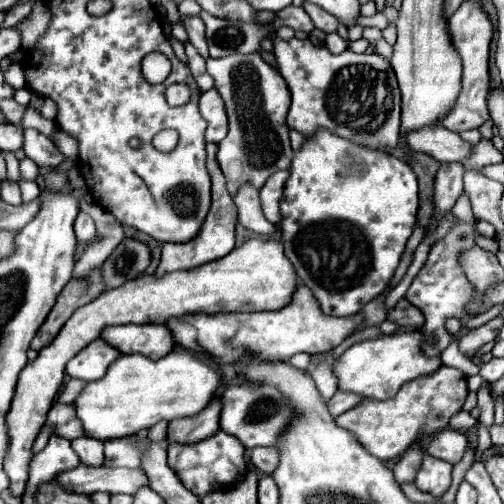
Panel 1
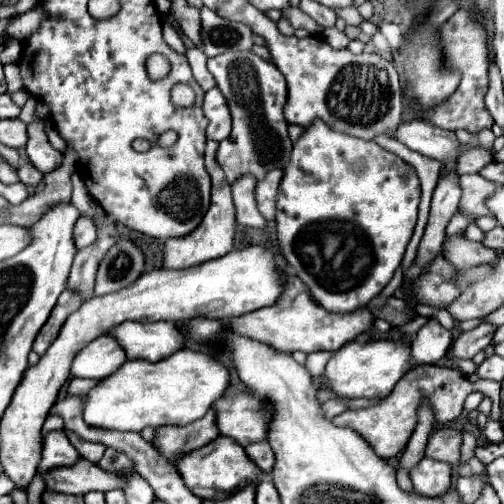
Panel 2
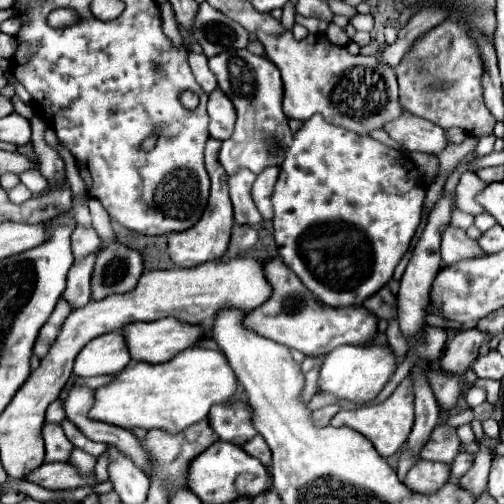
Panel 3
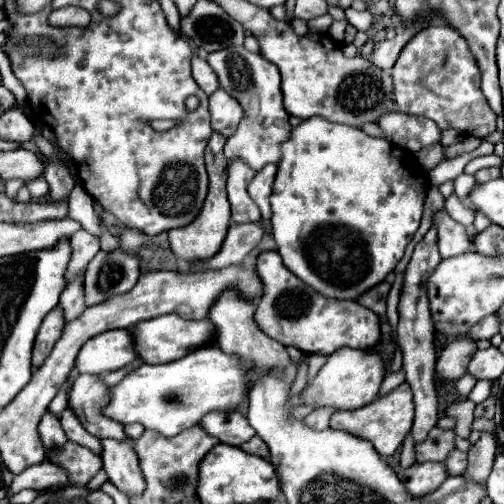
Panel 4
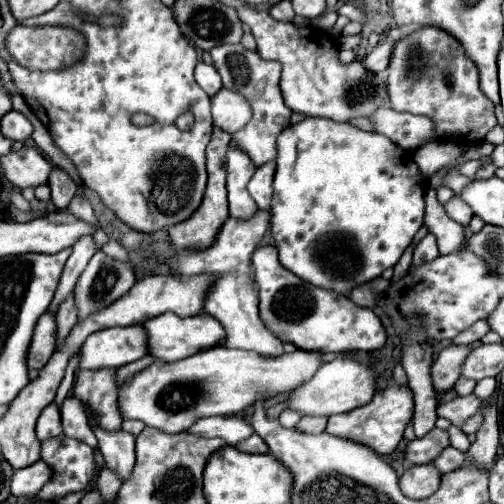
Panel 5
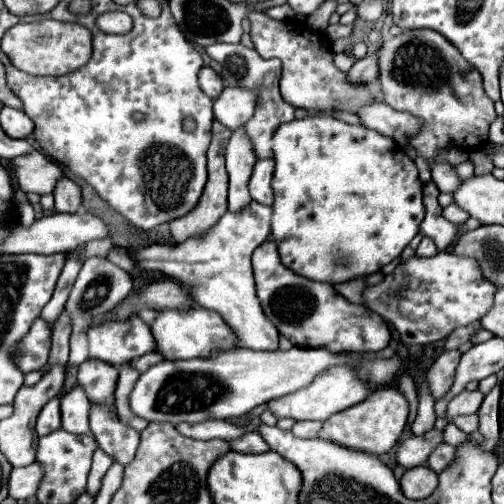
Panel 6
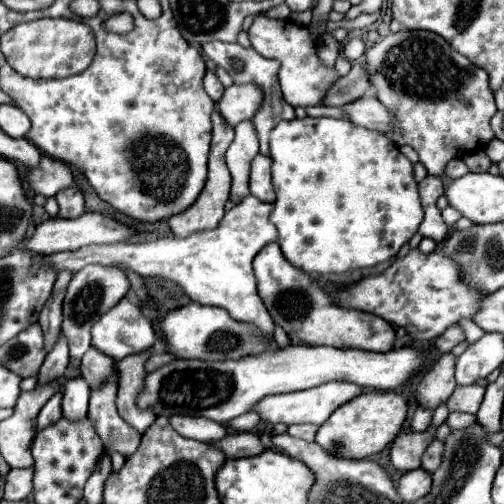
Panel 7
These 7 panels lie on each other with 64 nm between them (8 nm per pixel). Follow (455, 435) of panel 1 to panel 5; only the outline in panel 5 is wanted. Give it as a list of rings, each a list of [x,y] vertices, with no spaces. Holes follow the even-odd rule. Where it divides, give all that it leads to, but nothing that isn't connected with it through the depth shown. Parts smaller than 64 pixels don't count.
[[[434,428],[430,430],[426,436],[422,438],[414,438],[412,442],[406,444],[404,450],[404,460],[408,464],[428,464],[432,462],[446,446],[450,446],[448,442],[448,432]]]

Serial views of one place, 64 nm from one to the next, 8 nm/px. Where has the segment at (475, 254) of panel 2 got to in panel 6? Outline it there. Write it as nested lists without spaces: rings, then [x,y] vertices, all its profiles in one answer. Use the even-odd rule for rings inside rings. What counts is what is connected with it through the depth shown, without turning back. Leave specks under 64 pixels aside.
[[[430,180],[430,182],[424,182],[422,184],[422,194],[424,194],[424,208],[426,208],[426,216],[420,224],[420,232],[428,238],[432,238],[438,246],[438,250],[448,250],[452,246],[452,242],[456,240],[456,234],[458,234],[458,226],[448,222],[444,216],[442,216],[442,208],[438,204],[438,186]]]

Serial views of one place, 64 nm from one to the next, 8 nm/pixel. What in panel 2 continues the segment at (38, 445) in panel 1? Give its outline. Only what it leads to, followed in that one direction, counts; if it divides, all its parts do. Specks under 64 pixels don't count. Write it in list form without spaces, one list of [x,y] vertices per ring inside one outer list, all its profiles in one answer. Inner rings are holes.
[[[48,415],[42,428],[42,436],[46,436],[52,430],[62,430],[64,427],[63,419],[58,415]]]

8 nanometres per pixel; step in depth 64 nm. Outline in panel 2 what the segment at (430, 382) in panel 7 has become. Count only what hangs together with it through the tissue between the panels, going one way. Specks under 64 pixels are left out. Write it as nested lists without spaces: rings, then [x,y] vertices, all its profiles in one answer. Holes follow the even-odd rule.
[[[480,324],[468,332],[462,332],[450,346],[450,352],[458,360],[472,360],[480,350],[484,350],[492,338],[496,328],[490,324]]]

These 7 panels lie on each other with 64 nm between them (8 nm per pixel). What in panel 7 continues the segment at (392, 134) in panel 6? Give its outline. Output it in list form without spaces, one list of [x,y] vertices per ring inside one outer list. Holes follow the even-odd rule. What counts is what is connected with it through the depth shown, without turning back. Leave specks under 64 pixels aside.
[[[362,96],[344,106],[348,120],[356,126],[364,126],[376,132],[388,132],[394,124],[394,116],[372,96]]]

